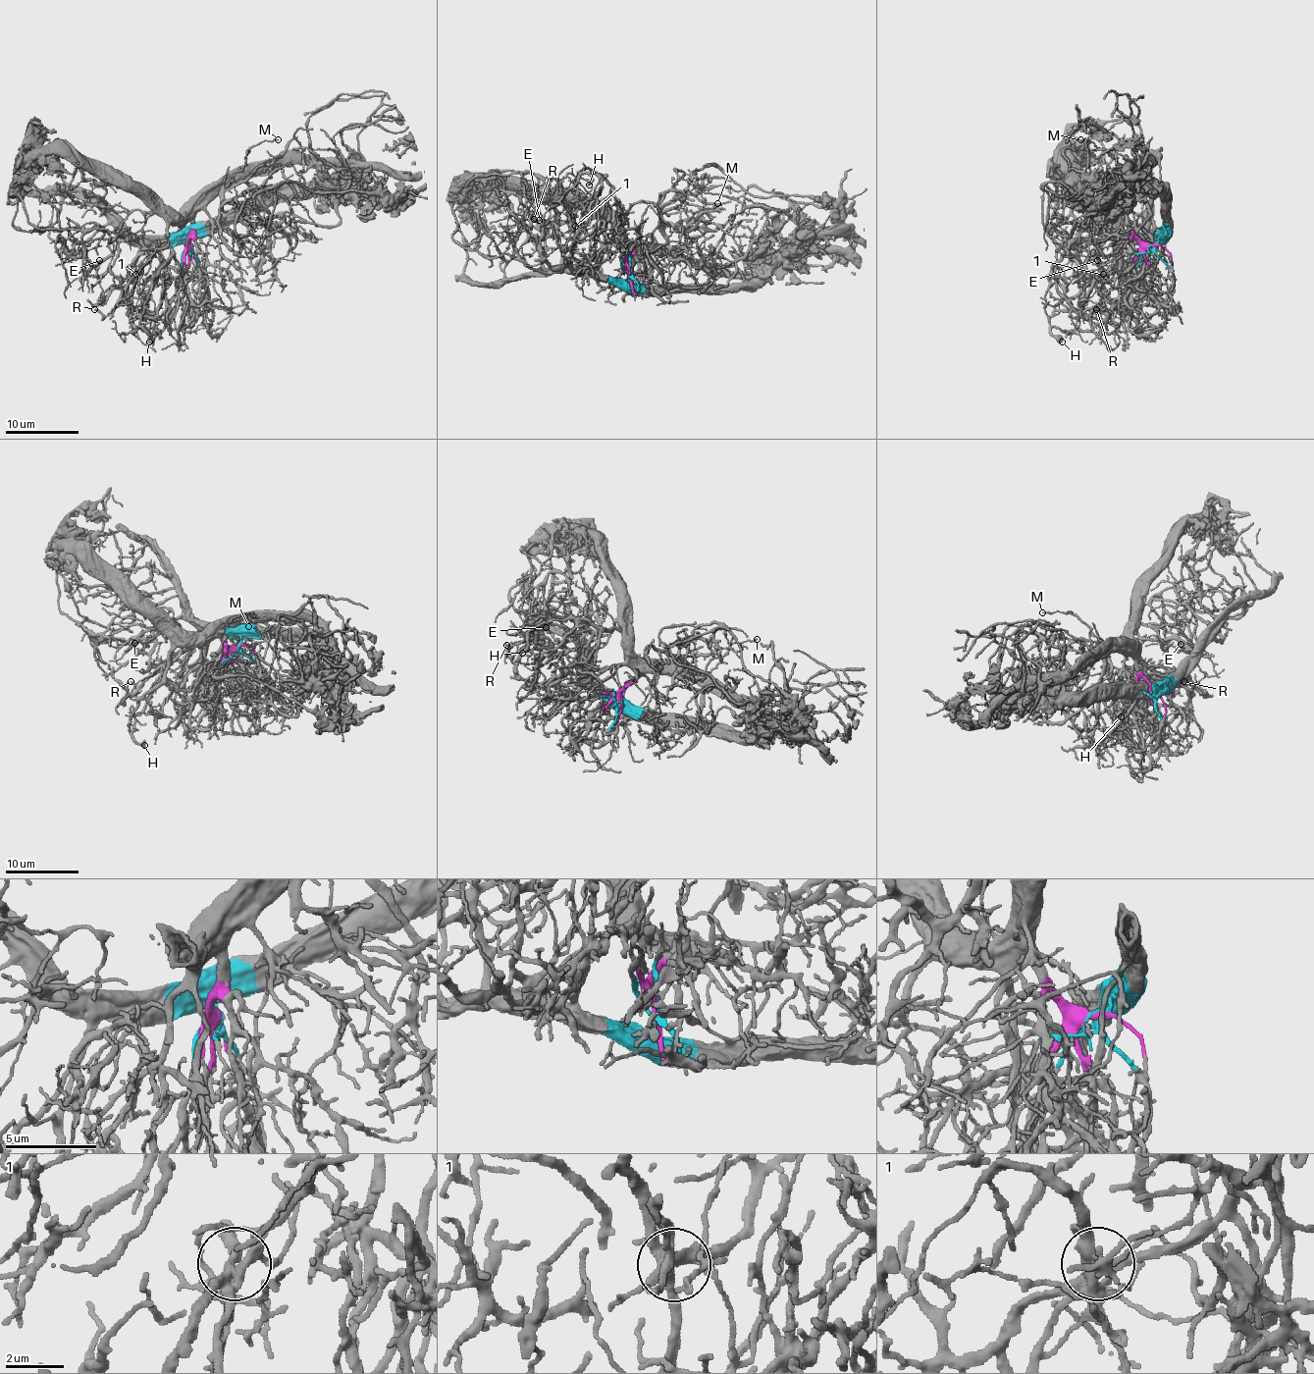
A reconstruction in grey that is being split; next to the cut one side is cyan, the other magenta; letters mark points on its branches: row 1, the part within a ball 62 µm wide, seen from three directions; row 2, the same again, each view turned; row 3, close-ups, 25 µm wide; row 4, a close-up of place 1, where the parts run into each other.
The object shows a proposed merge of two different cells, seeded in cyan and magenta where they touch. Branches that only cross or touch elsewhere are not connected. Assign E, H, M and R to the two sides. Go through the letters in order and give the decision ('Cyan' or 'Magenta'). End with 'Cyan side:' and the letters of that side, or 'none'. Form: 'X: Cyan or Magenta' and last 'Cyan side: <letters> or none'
E: Cyan
H: Magenta
M: Magenta
R: Cyan
Cyan side: E, R

